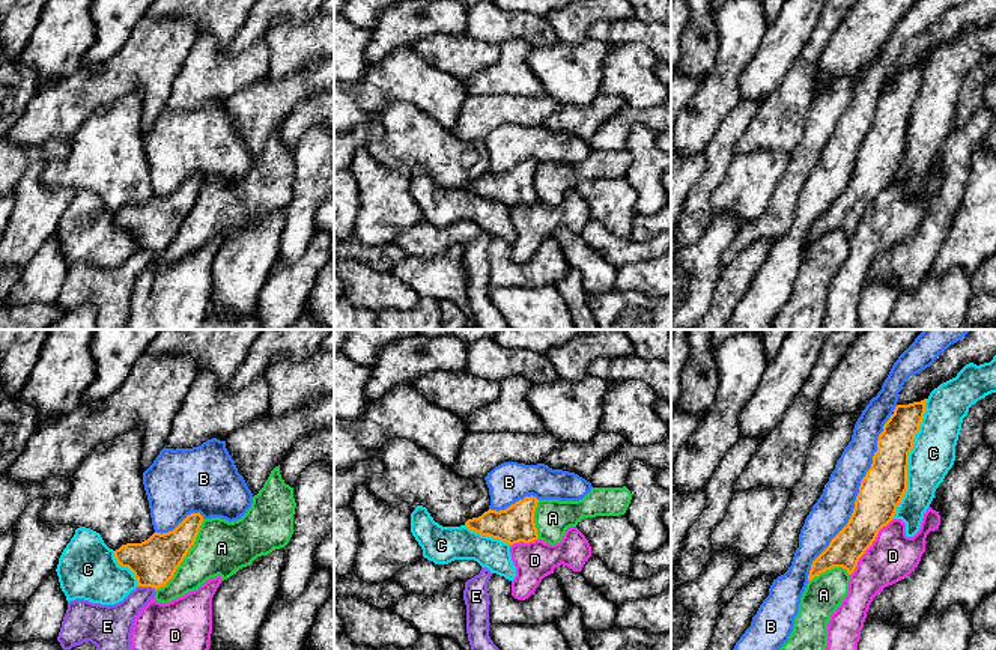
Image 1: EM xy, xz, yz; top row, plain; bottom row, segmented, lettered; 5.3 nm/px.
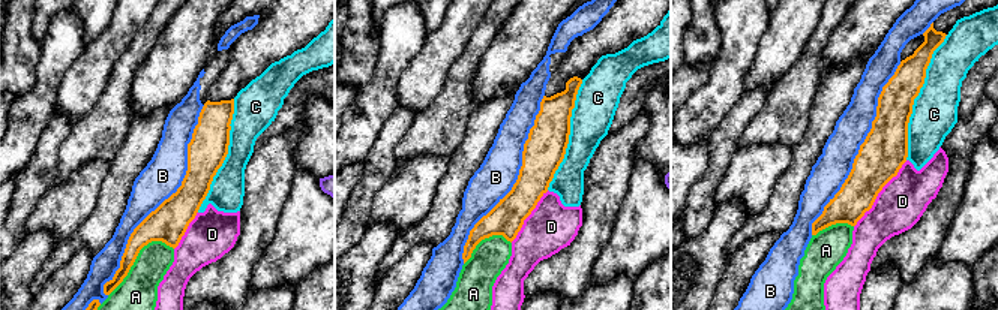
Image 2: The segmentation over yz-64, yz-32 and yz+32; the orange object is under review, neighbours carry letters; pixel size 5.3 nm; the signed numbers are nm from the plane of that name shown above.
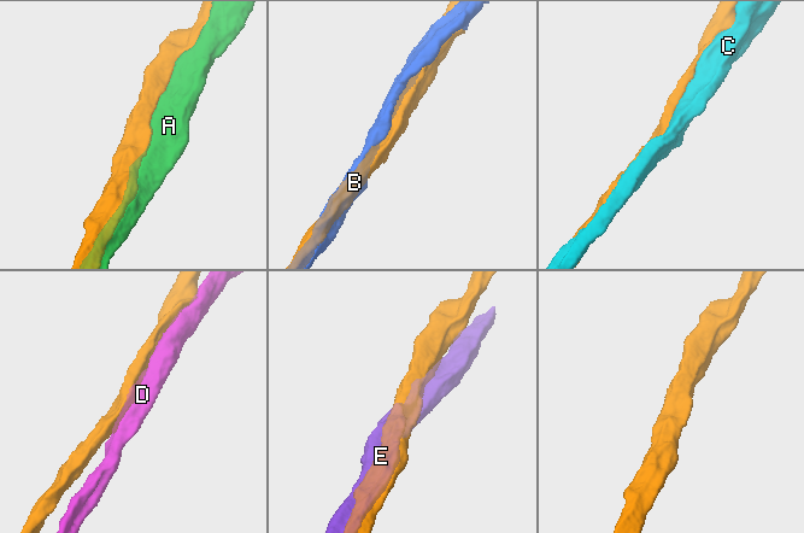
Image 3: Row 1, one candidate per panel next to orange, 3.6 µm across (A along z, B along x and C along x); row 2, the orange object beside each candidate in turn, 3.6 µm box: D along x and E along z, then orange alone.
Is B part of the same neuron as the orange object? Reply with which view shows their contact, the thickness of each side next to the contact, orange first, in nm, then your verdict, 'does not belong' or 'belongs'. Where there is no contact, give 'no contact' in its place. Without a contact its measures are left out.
yz | 240/200 nm | does not belong

